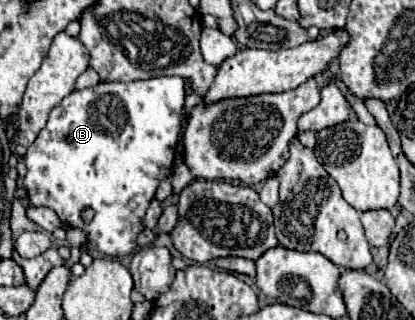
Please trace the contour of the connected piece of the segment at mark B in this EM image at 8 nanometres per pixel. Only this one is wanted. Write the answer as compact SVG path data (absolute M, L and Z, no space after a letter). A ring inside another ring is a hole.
M159 76L159 78L149 78L149 80L133 80L133 82L99 82L93 88L85 88L85 90L75 90L69 96L65 96L49 114L49 120L45 124L45 128L37 134L37 140L27 148L25 154L25 164L27 164L27 174L23 178L23 184L29 192L29 206L45 206L57 212L57 216L73 228L79 228L87 234L87 242L85 246L91 250L99 250L105 256L113 256L113 258L121 258L127 254L133 254L137 250L137 234L145 228L143 226L143 216L151 204L151 200L155 198L155 190L157 184L167 178L171 174L171 166L175 160L175 148L179 142L179 134L181 134L181 120L183 120L183 104L185 104L185 80L179 76ZM83 208L93 208L95 210L95 218L85 224L81 220L81 210Z

